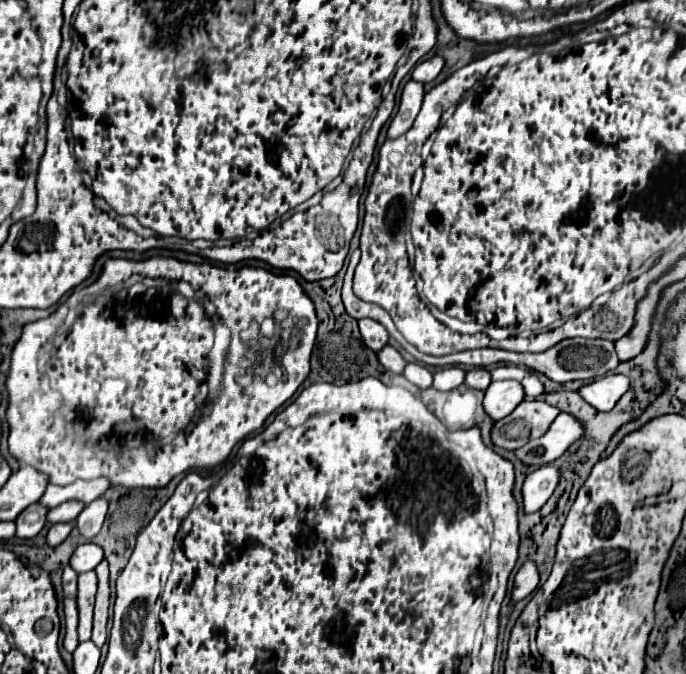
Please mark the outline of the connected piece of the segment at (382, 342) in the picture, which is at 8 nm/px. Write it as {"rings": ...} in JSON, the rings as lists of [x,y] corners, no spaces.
{"rings":[[[366,318],[366,320],[360,320],[358,322],[360,326],[360,332],[362,332],[362,338],[364,338],[364,344],[374,350],[374,352],[380,352],[386,344],[388,344],[388,332],[382,324]]]}

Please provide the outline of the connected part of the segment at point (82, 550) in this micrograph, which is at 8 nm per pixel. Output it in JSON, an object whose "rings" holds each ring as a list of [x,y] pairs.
{"rings":[[[86,542],[86,544],[80,544],[80,546],[74,550],[74,554],[72,554],[72,558],[70,558],[70,566],[72,566],[78,574],[82,574],[82,572],[94,570],[94,568],[100,564],[102,558],[104,558],[102,548],[100,548],[98,544]]]}

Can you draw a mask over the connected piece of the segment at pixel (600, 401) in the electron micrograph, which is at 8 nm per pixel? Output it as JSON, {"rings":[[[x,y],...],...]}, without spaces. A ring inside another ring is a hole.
{"rings":[[[610,374],[600,380],[594,380],[592,384],[586,384],[578,390],[578,394],[592,404],[600,412],[608,412],[616,406],[616,402],[630,390],[628,376],[622,374]]]}

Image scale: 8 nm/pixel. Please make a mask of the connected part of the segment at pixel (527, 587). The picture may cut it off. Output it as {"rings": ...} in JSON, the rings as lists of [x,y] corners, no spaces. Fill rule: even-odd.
{"rings":[[[532,560],[524,562],[524,564],[520,566],[516,578],[514,578],[512,600],[518,602],[518,600],[526,598],[528,594],[532,594],[532,592],[536,590],[536,586],[538,586],[538,580],[540,580],[540,576],[538,576],[538,568],[536,568],[536,564],[534,564]]]}

